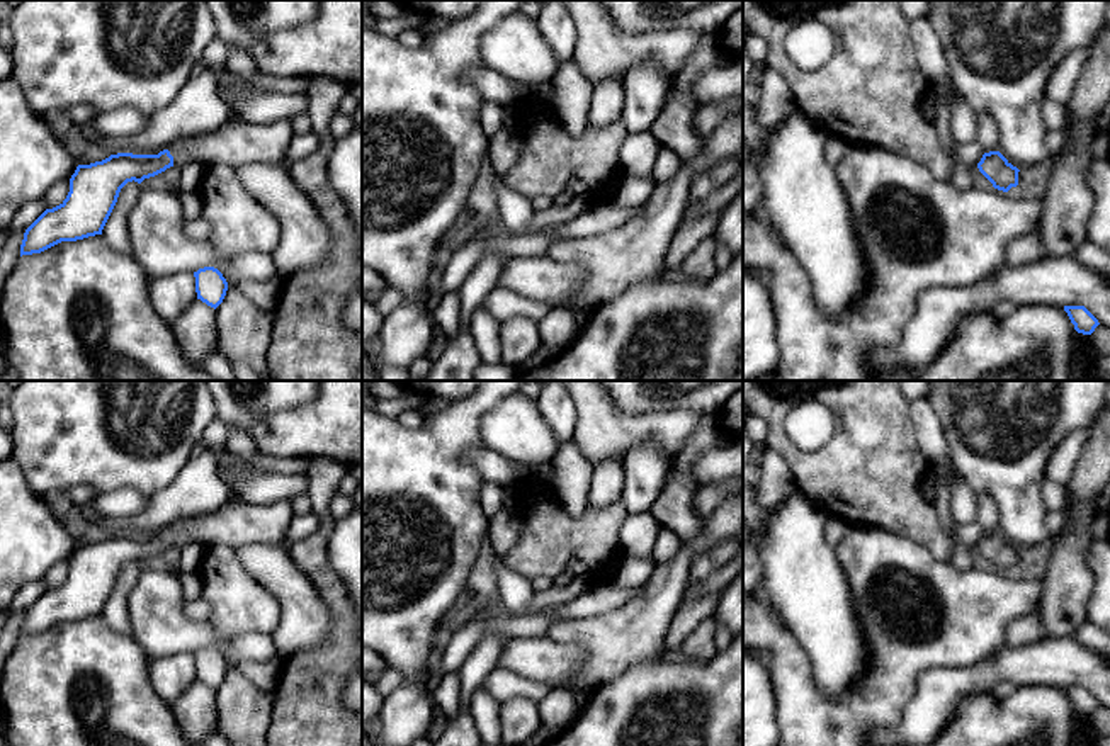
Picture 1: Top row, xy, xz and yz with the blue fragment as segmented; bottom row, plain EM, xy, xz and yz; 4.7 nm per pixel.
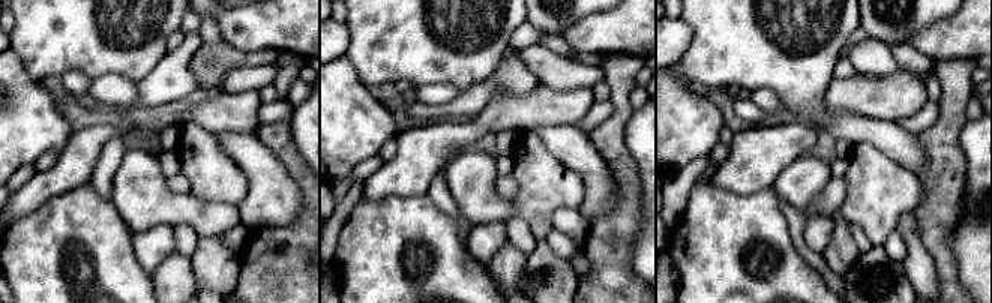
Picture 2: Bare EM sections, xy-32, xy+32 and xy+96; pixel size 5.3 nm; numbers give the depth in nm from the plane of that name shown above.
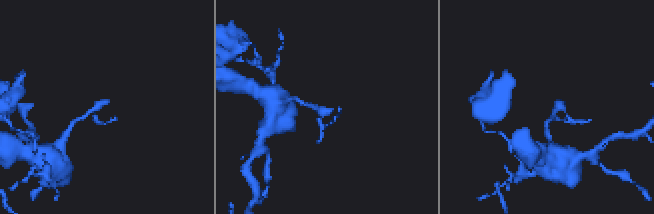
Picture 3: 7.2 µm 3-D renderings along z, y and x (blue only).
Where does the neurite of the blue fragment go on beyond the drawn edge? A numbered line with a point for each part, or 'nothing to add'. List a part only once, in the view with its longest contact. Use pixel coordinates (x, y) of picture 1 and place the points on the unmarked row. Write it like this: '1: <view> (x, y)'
1: xy (237, 522)

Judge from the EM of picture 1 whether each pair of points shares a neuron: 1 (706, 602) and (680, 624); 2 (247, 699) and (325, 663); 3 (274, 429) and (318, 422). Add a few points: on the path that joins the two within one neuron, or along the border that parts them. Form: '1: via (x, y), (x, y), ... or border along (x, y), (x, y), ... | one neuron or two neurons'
1: via (699, 609), (687, 617) | one neuron
2: border along (272, 694), (272, 717), (267, 728) | two neurons
3: via (284, 429), (308, 429) | one neuron

